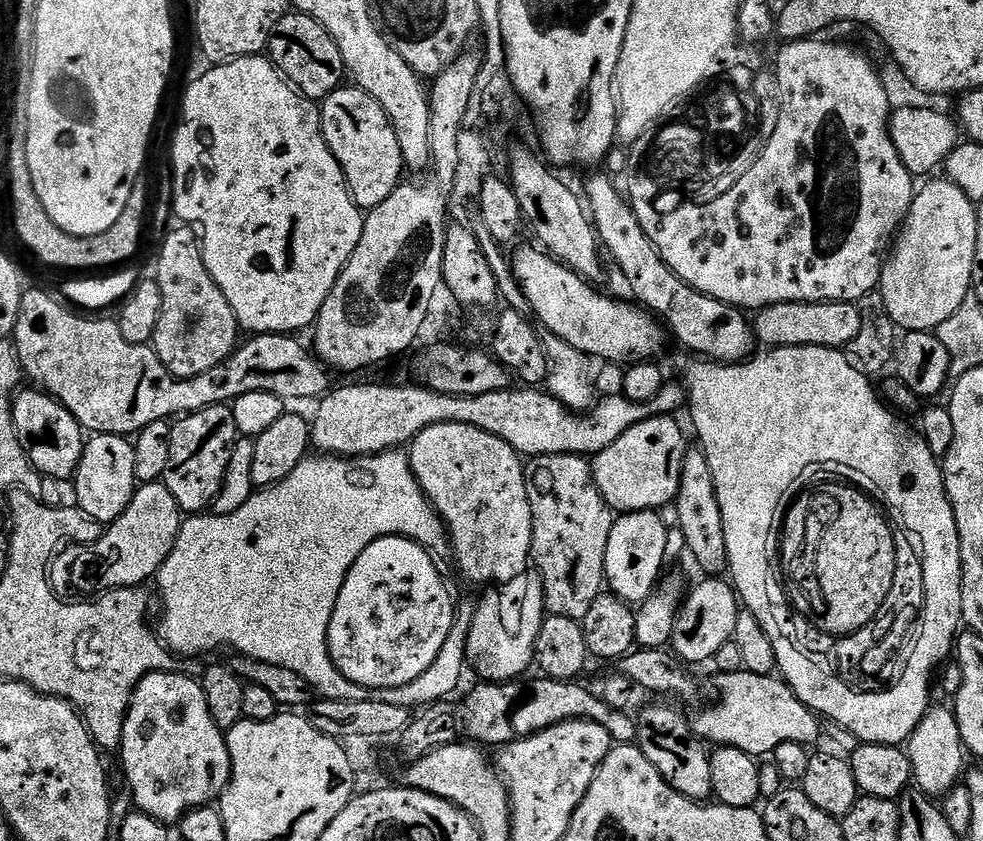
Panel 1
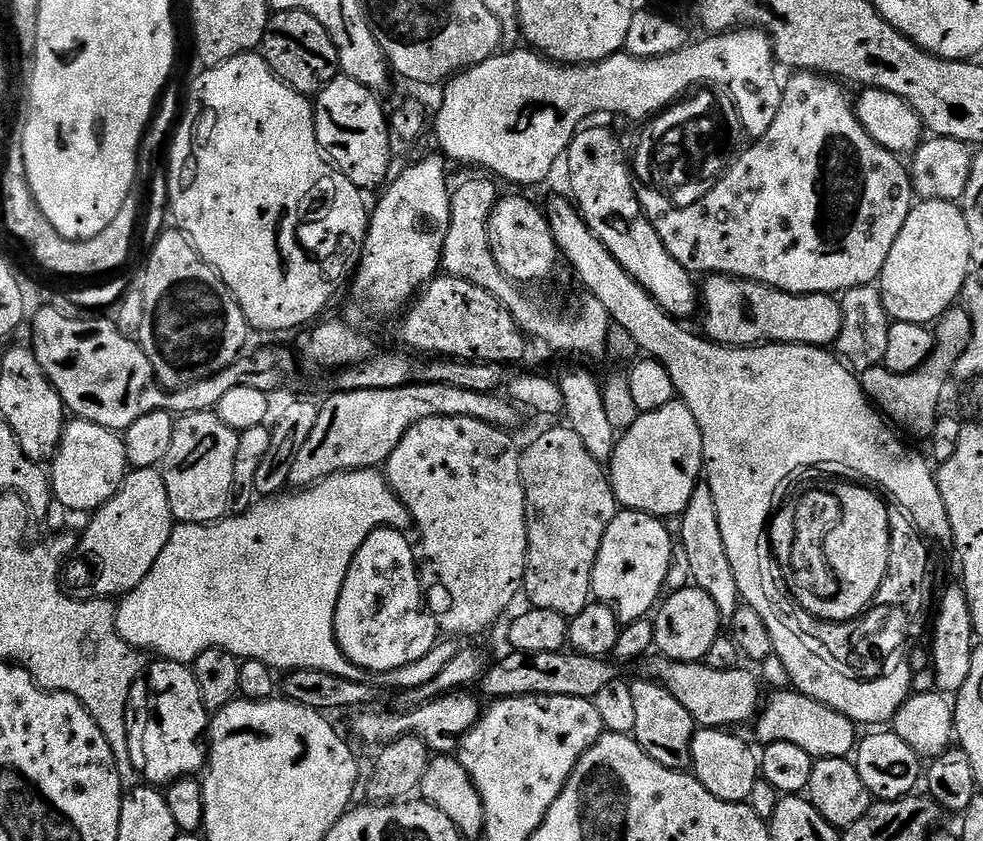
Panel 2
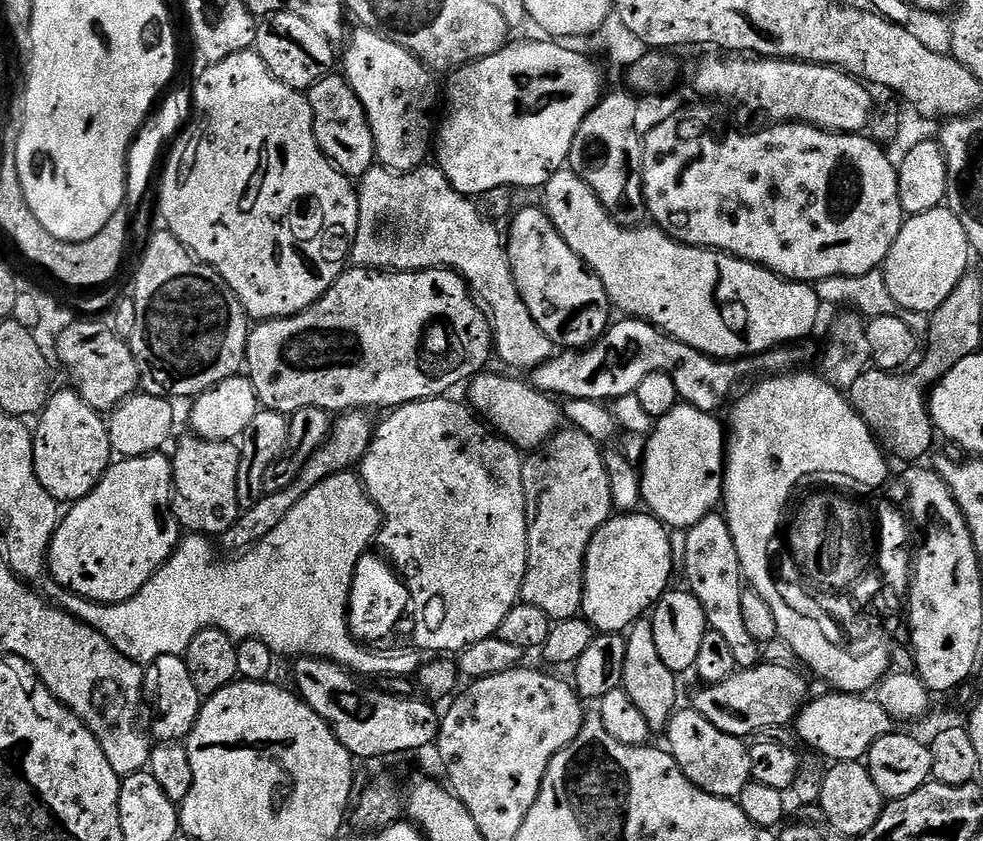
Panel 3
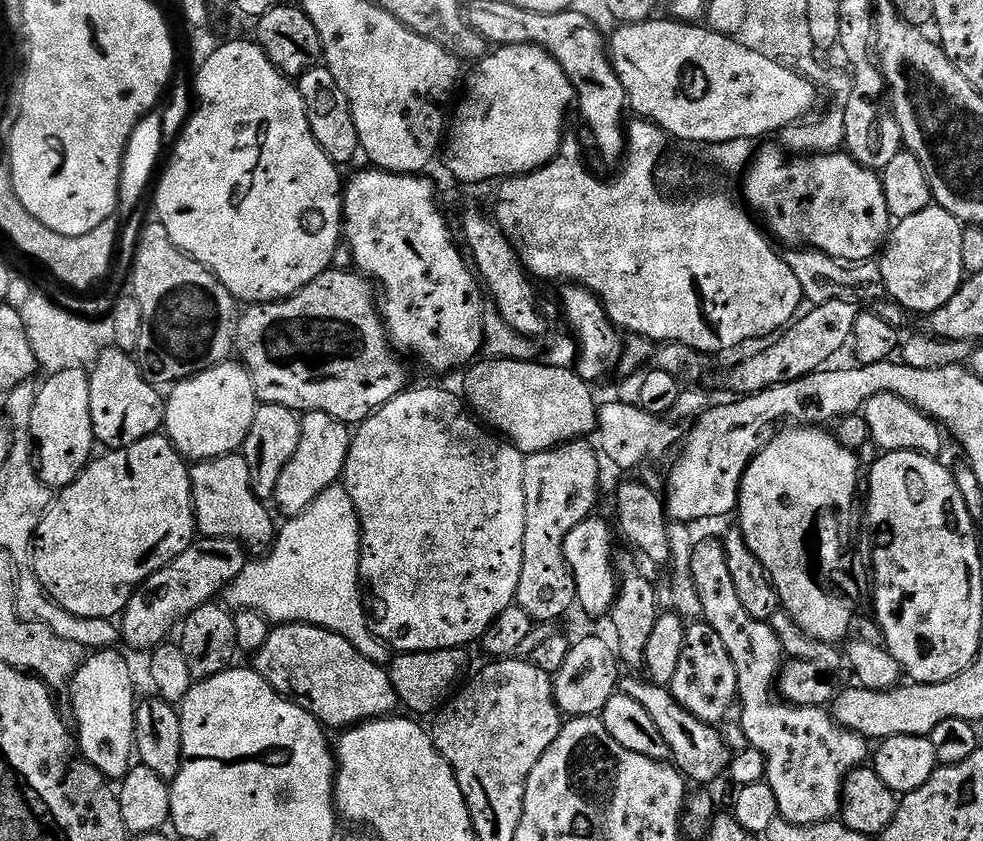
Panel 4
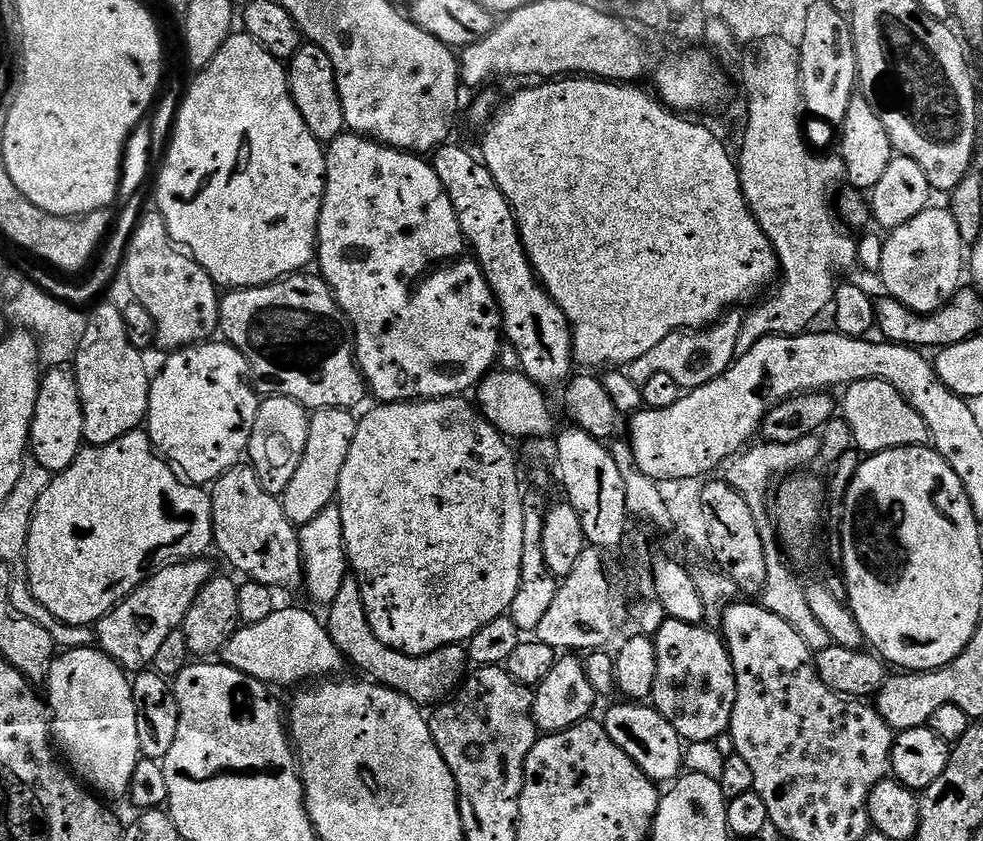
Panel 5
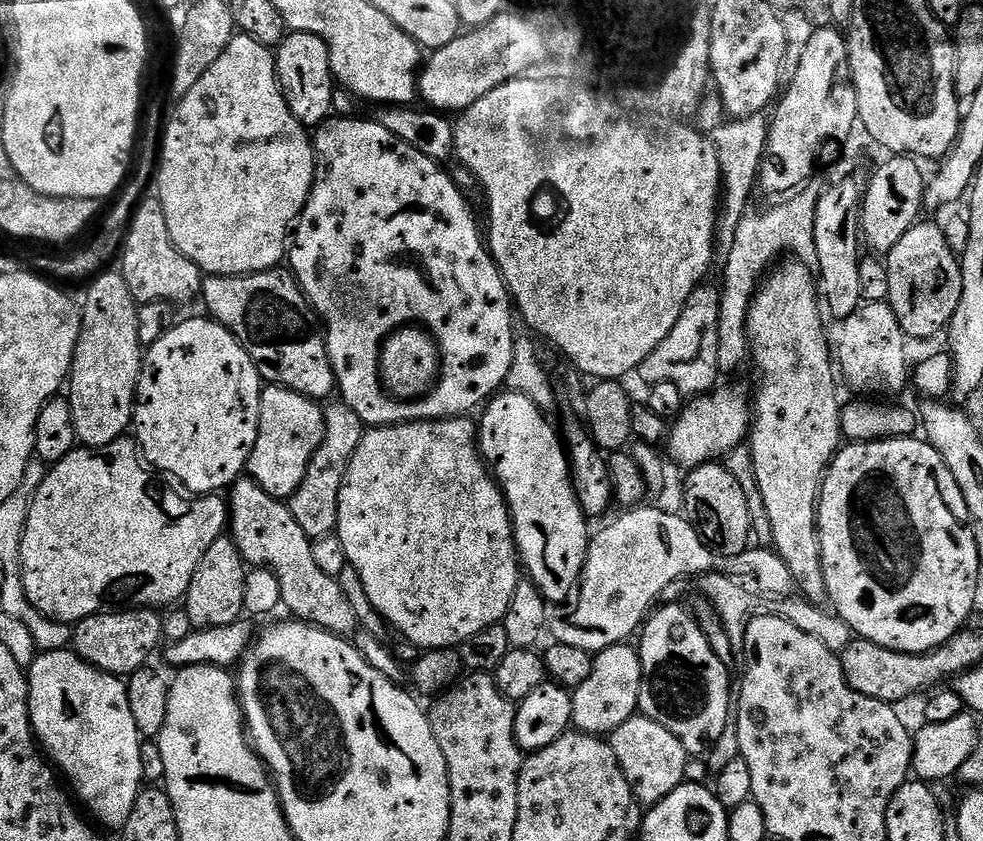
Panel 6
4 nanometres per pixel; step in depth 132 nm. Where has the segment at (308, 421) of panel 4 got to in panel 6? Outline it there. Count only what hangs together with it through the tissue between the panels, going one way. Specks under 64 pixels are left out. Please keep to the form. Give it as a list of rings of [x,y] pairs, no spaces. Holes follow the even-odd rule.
[[[329,403],[324,408],[322,446],[318,446],[314,458],[310,458],[310,466],[306,470],[306,478],[302,478],[302,486],[298,486],[296,493],[287,501],[288,508],[294,514],[294,522],[298,522],[298,526],[302,526],[302,530],[310,538],[323,538],[335,533],[338,522],[338,494],[350,466],[350,458],[366,431],[366,425],[358,418],[358,414],[354,414],[354,410],[350,410],[348,404],[335,403]]]

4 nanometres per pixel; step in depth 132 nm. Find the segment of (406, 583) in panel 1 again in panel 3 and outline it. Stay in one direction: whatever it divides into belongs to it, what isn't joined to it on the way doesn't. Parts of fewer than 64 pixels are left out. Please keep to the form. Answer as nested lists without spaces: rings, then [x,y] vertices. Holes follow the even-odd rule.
[[[365,554],[352,575],[352,593],[348,599],[348,624],[352,635],[361,642],[384,642],[400,624],[404,611],[409,611],[408,588],[400,573],[383,555]]]

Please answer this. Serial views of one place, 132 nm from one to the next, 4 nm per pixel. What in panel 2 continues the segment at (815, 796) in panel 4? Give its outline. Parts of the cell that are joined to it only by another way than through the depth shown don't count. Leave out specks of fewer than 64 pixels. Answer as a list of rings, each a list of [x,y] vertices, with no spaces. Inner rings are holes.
[[[702,482],[690,496],[690,506],[686,506],[682,516],[683,529],[680,545],[684,547],[684,556],[688,559],[688,572],[692,575],[691,583],[697,588],[706,590],[710,598],[714,598],[714,606],[718,606],[721,621],[731,622],[742,603],[738,582],[734,582],[734,570],[730,566],[730,558],[726,558],[726,542],[722,542],[722,530],[718,526],[718,506],[714,506],[714,494],[710,494],[710,486]]]

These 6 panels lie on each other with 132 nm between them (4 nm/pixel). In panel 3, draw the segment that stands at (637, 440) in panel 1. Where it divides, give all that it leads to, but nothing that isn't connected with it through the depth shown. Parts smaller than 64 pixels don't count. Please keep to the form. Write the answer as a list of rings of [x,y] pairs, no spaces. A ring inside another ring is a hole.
[[[679,403],[674,410],[670,410],[670,414],[659,417],[655,421],[652,428],[652,432],[646,436],[646,442],[648,445],[644,448],[644,465],[640,464],[638,471],[640,476],[641,496],[643,507],[647,509],[651,515],[655,516],[661,524],[667,526],[669,529],[693,528],[698,522],[702,522],[702,518],[713,515],[717,511],[718,505],[721,503],[724,495],[724,462],[726,459],[726,428],[720,425],[719,415],[703,412],[700,409],[696,409],[694,405],[688,403]]]

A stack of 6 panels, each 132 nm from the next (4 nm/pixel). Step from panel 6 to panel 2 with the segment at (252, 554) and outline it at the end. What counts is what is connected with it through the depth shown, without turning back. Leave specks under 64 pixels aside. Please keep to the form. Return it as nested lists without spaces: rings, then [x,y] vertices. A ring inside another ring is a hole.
[[[215,411],[185,412],[176,420],[174,438],[170,441],[170,450],[162,465],[166,494],[170,498],[170,510],[173,521],[182,524],[215,524],[229,515],[228,507],[234,497],[234,457],[238,454],[240,433],[236,432]]]

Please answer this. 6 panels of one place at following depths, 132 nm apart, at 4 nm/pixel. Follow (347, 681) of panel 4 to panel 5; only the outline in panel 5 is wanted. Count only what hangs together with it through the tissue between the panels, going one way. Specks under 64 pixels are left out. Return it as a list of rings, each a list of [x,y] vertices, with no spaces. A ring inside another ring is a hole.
[[[277,607],[270,618],[237,627],[236,632],[226,642],[222,653],[223,663],[229,664],[242,674],[261,680],[262,683],[296,684],[304,686],[321,678],[332,678],[346,667],[346,659],[334,644],[321,617],[307,612],[304,608]]]

